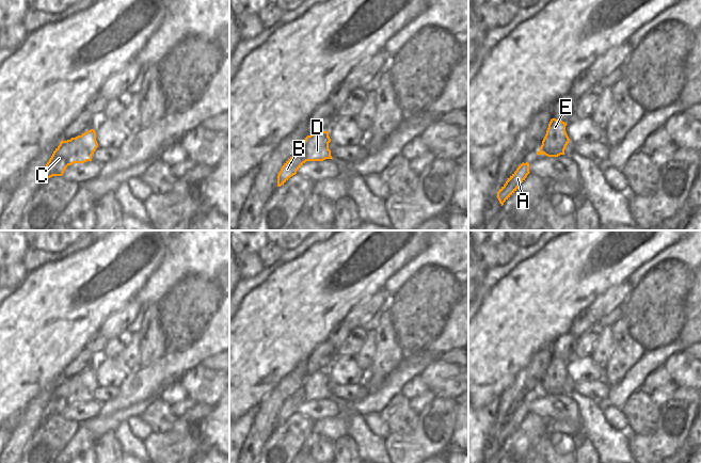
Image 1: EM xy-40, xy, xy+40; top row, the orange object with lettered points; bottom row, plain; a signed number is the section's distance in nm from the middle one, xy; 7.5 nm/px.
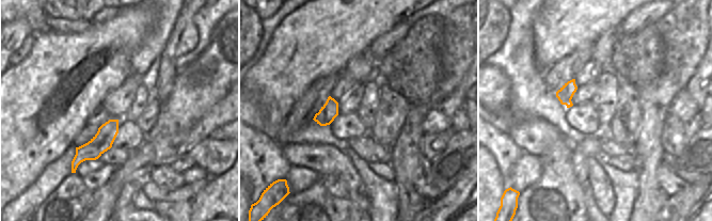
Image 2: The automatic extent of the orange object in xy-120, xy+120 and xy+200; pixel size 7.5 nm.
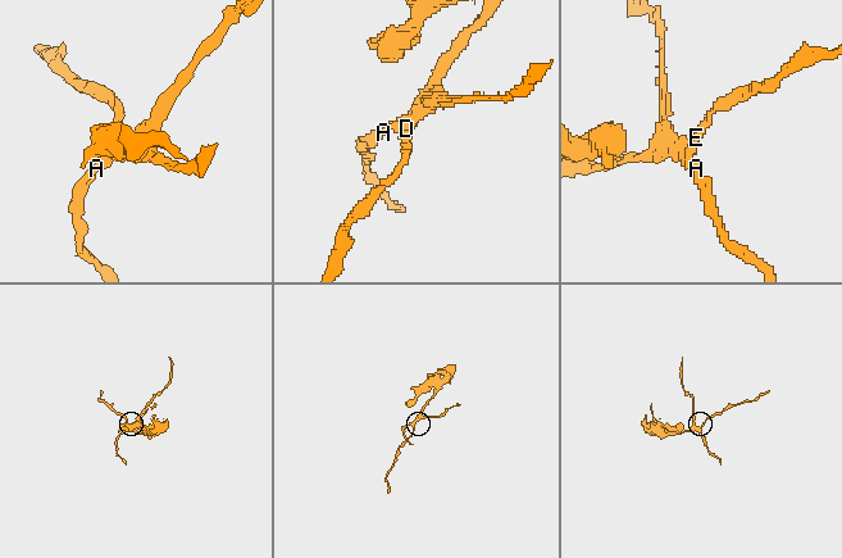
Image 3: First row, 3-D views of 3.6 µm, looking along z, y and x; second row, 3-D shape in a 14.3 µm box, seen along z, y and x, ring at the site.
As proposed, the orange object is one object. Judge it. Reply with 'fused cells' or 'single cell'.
fused cells

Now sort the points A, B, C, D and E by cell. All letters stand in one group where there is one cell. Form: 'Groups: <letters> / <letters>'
Groups: A B C / D E.

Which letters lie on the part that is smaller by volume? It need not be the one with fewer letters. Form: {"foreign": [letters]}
{"foreign": ["D", "E"]}

